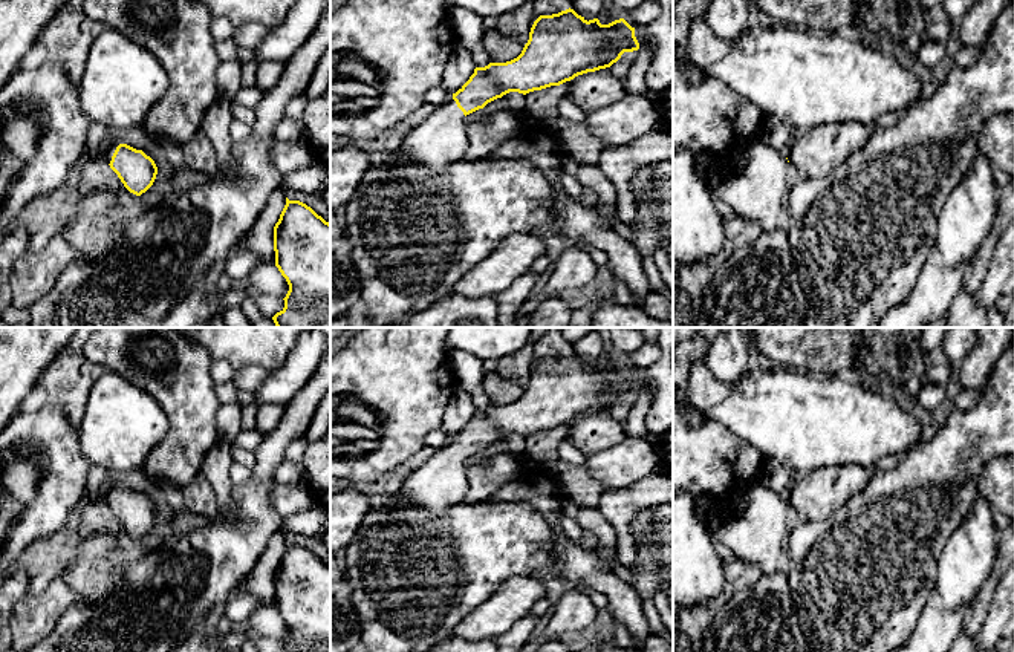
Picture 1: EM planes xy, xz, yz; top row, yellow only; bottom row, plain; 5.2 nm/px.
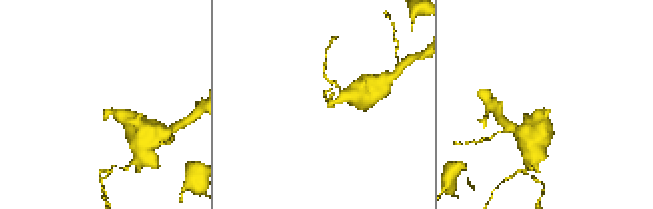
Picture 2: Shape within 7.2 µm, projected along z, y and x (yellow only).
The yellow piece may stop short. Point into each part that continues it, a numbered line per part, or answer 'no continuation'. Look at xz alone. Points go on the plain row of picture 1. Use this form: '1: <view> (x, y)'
1: xz (441, 482)

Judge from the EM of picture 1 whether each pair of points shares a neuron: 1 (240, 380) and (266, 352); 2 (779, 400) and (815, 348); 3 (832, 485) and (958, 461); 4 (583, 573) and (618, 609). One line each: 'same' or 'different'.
1: different
2: different
3: different
4: same

